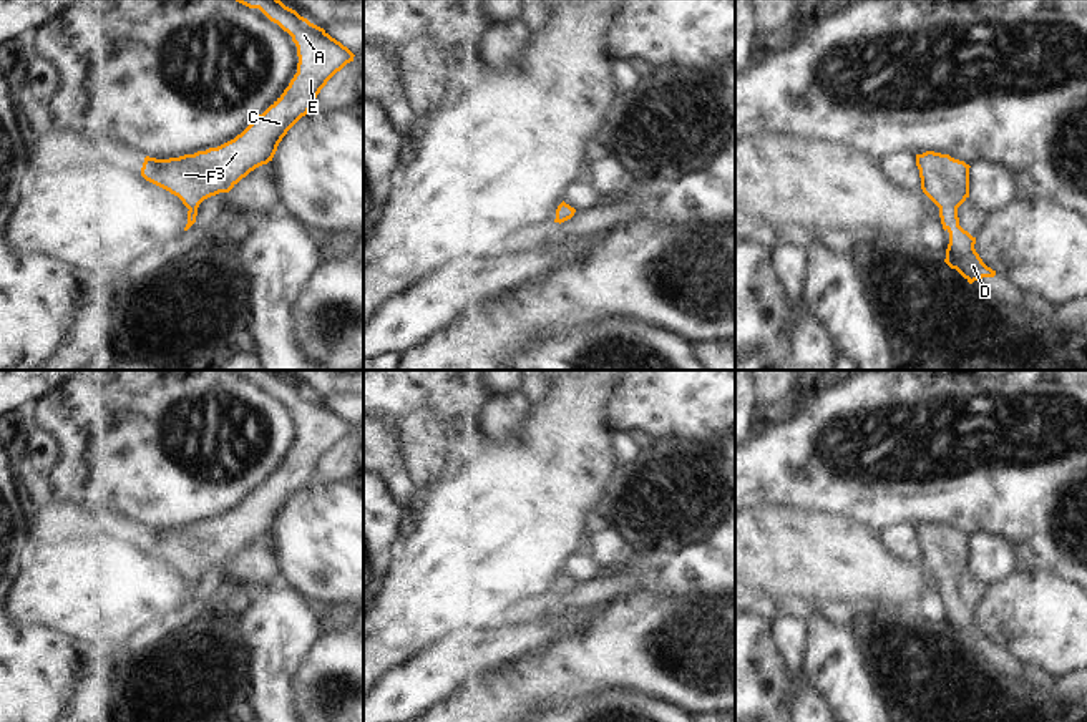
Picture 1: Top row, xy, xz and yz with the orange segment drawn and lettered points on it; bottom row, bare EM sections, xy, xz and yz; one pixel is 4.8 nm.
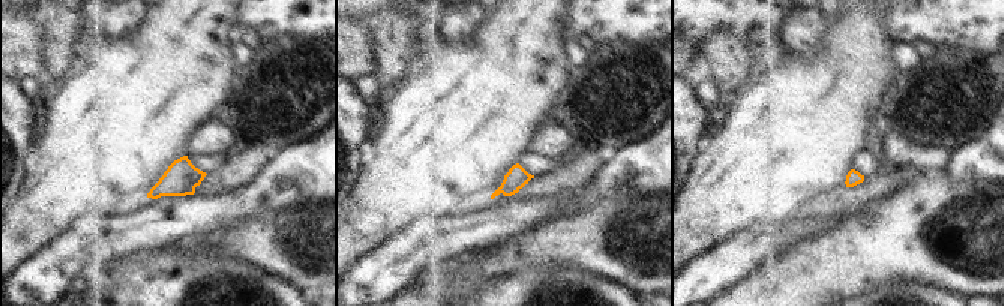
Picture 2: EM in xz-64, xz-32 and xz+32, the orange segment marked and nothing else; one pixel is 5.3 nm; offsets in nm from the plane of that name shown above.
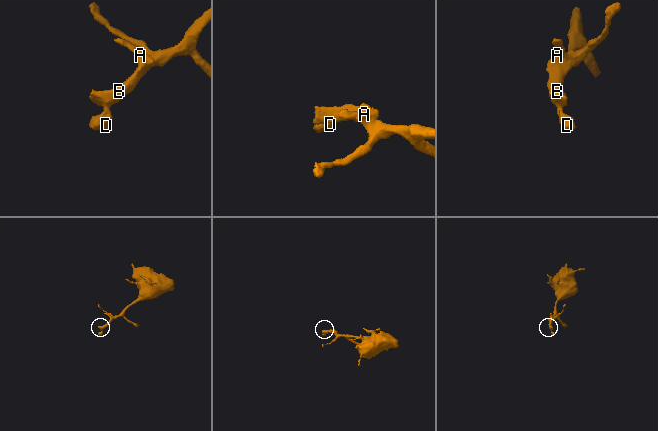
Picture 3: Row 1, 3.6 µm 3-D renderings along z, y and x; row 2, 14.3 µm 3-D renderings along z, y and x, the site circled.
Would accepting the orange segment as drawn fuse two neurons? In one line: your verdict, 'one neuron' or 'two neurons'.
one neuron

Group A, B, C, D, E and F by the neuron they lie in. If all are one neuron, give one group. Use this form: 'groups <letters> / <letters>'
groups A B C D E F

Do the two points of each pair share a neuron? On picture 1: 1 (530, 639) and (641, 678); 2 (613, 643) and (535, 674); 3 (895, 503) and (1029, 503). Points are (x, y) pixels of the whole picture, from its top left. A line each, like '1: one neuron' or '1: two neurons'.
1: two neurons
2: one neuron
3: one neuron

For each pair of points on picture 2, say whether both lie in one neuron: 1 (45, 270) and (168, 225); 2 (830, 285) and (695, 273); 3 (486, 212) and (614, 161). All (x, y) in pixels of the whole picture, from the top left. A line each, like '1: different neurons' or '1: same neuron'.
1: same neuron
2: different neurons
3: same neuron

